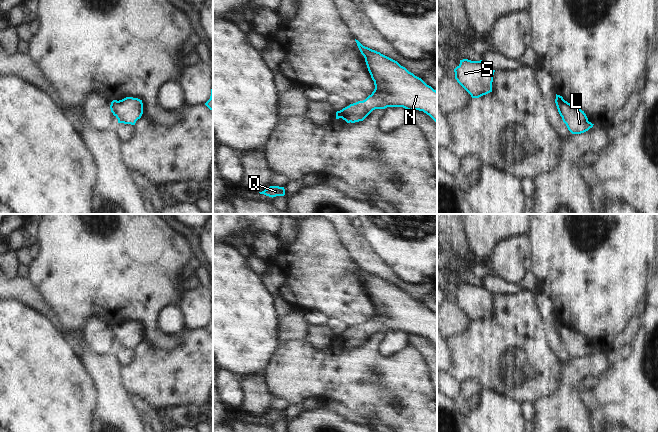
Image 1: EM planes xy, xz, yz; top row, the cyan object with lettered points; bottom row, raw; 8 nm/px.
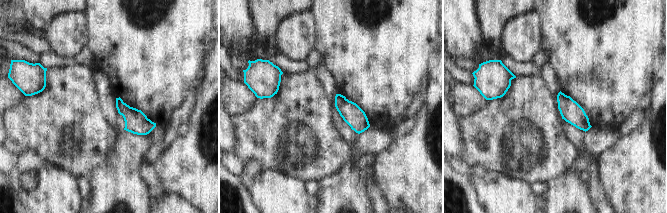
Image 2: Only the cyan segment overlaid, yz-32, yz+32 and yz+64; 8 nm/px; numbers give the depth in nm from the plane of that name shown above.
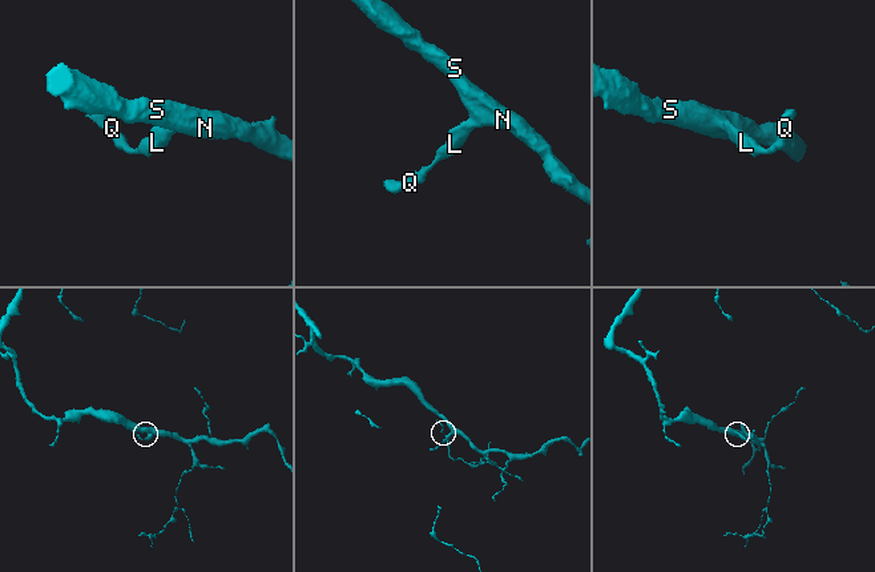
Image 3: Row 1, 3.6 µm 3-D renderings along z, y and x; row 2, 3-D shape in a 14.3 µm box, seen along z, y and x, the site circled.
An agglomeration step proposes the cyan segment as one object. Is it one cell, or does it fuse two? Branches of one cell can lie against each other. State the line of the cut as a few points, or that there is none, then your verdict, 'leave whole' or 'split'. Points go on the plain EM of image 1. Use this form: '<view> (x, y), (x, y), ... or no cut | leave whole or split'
no cut | leave whole

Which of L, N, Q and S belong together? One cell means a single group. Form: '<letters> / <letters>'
L N Q S

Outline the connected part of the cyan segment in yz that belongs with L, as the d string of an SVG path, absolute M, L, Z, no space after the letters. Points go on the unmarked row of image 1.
M556 318L555 327L563 346L572 358L581 358L593 351L594 348L588 345L584 335L565 325L562 320Z

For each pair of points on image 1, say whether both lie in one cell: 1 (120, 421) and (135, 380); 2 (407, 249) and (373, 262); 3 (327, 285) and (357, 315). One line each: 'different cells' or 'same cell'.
1: different cells
2: different cells
3: same cell

